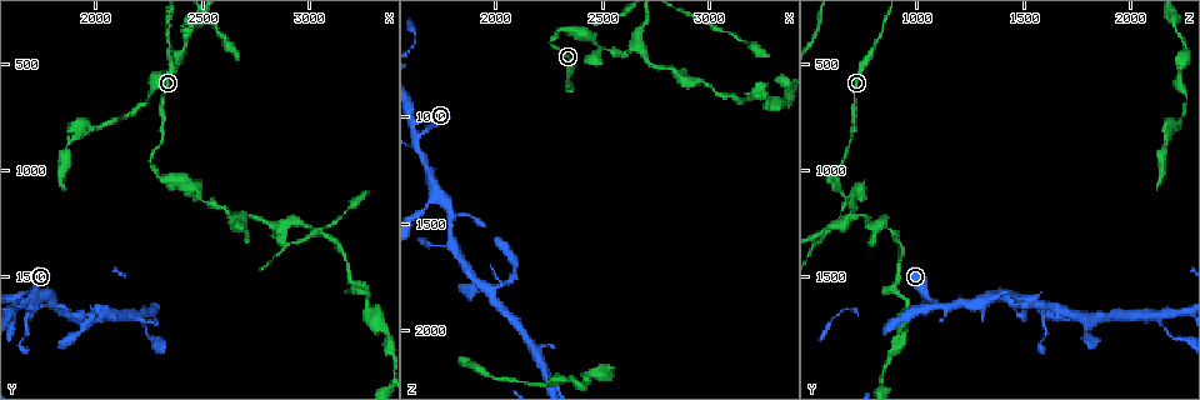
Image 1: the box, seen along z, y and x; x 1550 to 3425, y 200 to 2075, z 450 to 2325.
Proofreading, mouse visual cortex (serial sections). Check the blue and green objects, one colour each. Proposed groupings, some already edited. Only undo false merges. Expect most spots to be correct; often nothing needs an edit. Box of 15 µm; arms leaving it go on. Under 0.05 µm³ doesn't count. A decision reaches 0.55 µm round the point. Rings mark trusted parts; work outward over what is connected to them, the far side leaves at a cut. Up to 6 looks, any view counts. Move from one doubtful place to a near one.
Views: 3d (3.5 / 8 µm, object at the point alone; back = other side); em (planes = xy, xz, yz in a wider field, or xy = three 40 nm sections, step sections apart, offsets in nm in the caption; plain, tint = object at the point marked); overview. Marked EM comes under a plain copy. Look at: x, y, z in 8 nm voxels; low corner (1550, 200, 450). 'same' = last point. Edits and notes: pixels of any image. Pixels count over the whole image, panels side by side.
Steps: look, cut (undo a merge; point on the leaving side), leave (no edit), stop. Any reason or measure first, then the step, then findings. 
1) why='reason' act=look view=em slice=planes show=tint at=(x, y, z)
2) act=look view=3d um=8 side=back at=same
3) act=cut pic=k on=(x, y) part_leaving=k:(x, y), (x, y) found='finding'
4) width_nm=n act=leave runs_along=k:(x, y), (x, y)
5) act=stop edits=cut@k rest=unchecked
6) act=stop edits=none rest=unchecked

why='sudden change in width' act=look view=3d um=3.5 at=(2490, 1120, 670)

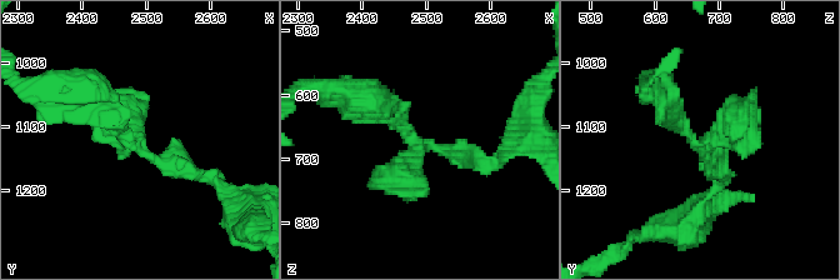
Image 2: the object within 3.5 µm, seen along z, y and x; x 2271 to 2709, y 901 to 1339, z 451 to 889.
arms=3 arm_widths_nm=200,300,350 why='shape alone is not enough' act=look view=em slice=planes show=tint at=(2485, 1130, 670)

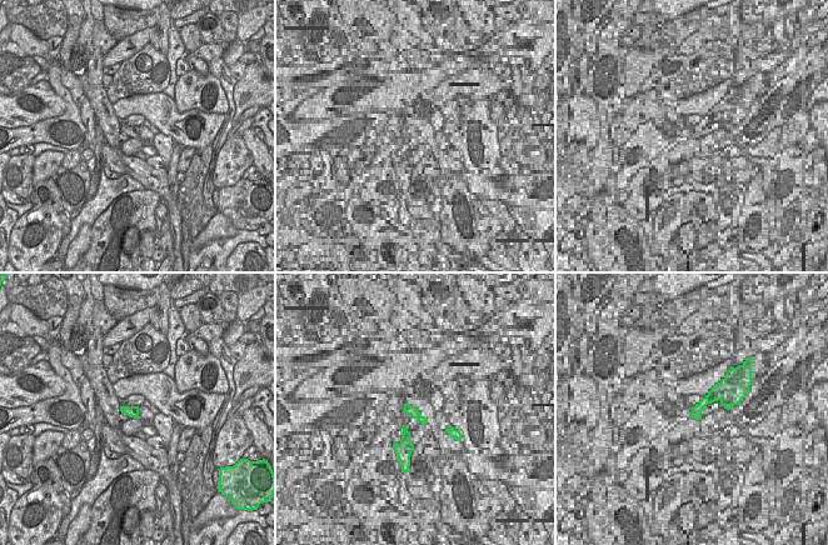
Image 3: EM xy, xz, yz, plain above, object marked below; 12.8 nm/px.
act=look view=em slice=xy step=1 show=tint at=same

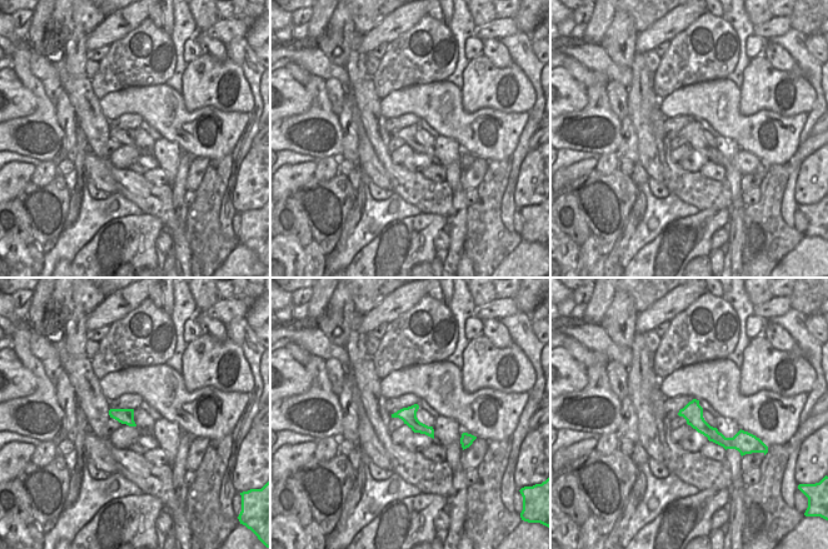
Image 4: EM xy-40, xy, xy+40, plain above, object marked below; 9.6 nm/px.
width_nm=170 act=leave runs_along=4:(682, 413), (723, 442), (741, 438) found='all the same cell'

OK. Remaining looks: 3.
why='thick turns thin' act=look view=3d um=8 at=(2850, 1260, 800)

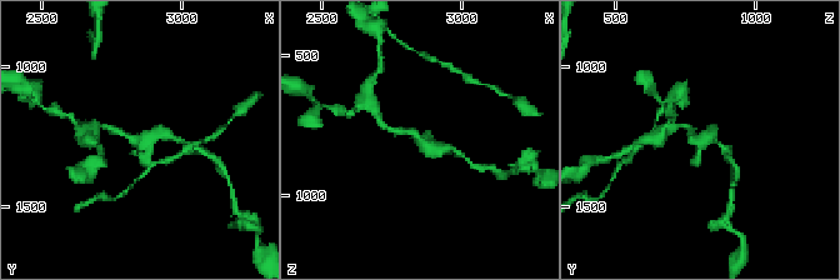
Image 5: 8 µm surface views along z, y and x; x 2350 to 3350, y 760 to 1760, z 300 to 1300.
act=look view=em slice=planes show=tint at=(2860, 1270, 800)

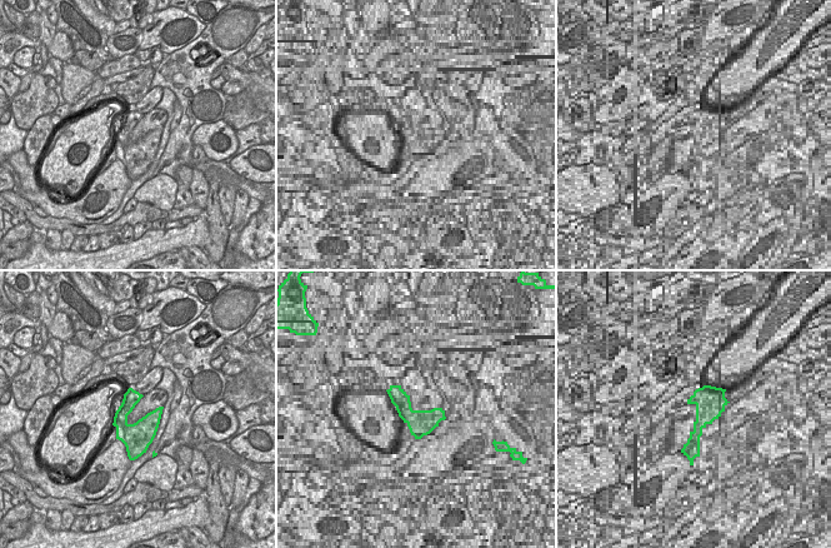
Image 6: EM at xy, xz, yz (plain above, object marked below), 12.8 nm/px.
act=leave runs_along=5:(390, 129), (453, 150) found='all the same cell'

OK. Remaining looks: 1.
act=stop edits=none rest=unchecked

